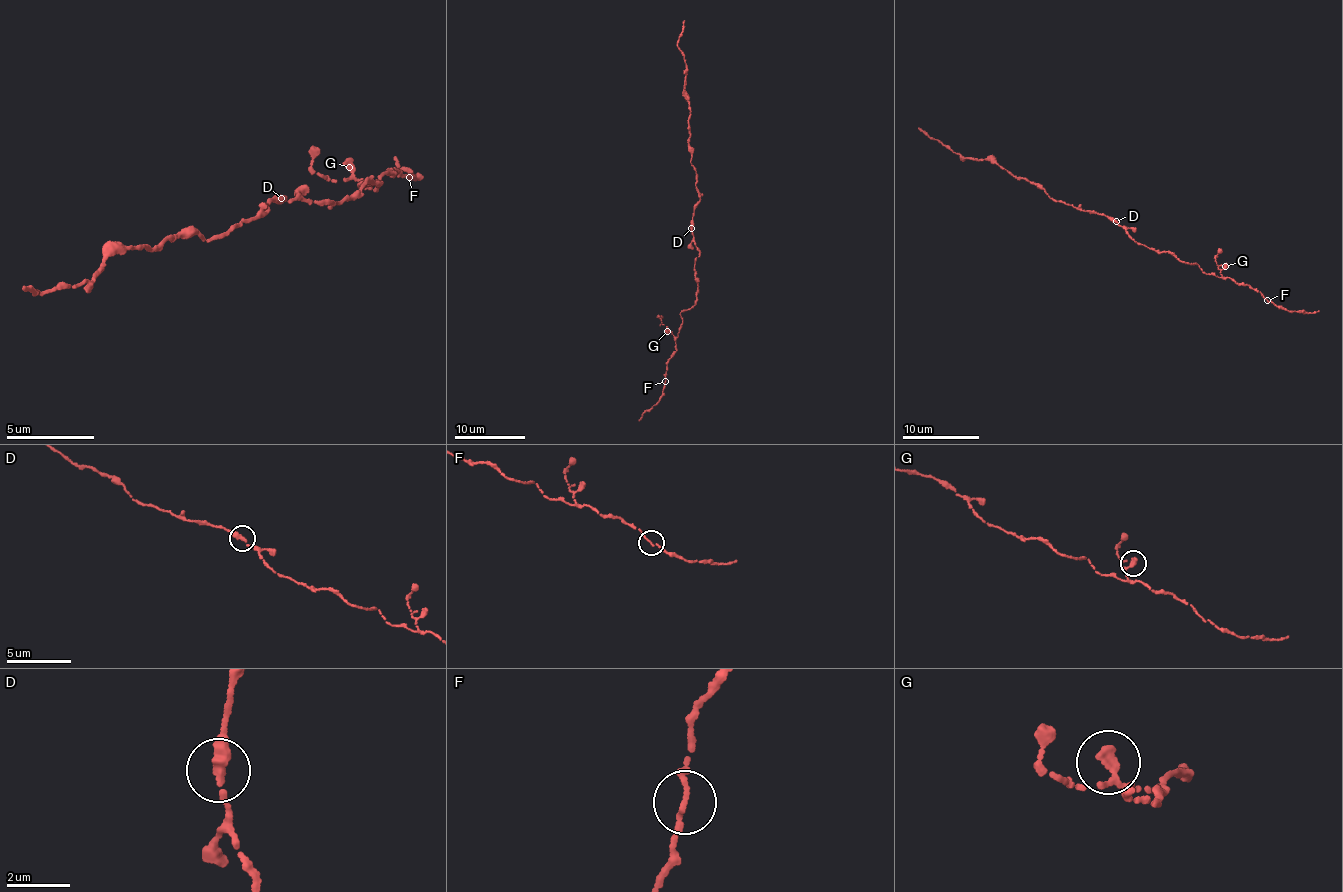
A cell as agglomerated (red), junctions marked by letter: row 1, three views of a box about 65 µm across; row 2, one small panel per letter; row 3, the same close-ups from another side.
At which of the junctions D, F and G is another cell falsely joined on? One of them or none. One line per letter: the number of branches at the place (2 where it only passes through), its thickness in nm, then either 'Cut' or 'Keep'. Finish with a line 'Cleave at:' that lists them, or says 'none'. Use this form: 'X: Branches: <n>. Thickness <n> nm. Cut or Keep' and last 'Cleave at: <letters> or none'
D: Branches: 2. Thickness 320 nm. Keep
F: Branches: 2. Thickness 150 nm. Keep
G: Branches: 2. Thickness 280 nm. Keep
Cleave at: none

